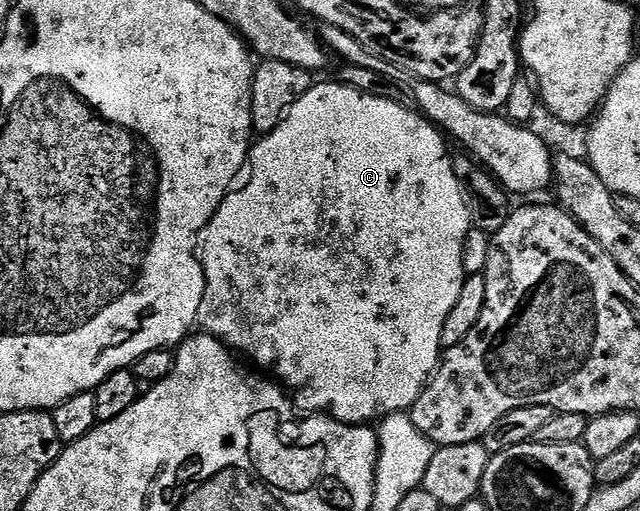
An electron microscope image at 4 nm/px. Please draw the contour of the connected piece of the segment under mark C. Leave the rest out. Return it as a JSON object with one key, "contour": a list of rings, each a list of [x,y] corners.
{"contour":[[[334,81],[334,83],[318,82],[307,93],[303,93],[303,97],[299,97],[299,101],[295,101],[293,108],[286,113],[285,119],[274,131],[264,132],[252,144],[247,164],[247,176],[249,175],[249,180],[245,184],[242,182],[240,186],[225,196],[225,200],[219,205],[215,217],[211,217],[211,221],[205,225],[199,236],[199,254],[201,264],[205,270],[205,288],[203,289],[203,301],[199,301],[197,327],[204,334],[214,335],[216,339],[220,339],[226,347],[240,353],[246,360],[249,358],[250,361],[248,360],[248,362],[250,364],[258,363],[262,367],[262,369],[260,368],[262,372],[272,373],[276,376],[287,388],[288,394],[291,396],[294,404],[300,410],[302,407],[302,412],[330,415],[330,417],[338,419],[341,423],[369,425],[374,421],[384,419],[387,415],[394,415],[400,411],[408,412],[412,408],[413,403],[419,397],[419,393],[423,393],[423,389],[428,385],[429,380],[433,378],[433,372],[439,366],[439,360],[443,354],[441,345],[443,321],[447,321],[447,313],[451,313],[455,301],[459,301],[459,289],[463,289],[467,278],[467,270],[465,271],[465,238],[468,237],[469,231],[471,232],[469,206],[465,200],[465,190],[459,185],[459,177],[455,177],[453,155],[451,154],[451,150],[449,151],[450,144],[447,142],[446,136],[438,128],[434,127],[424,115],[413,109],[408,111],[407,108],[408,106],[405,103],[396,103],[388,98],[384,99],[383,97],[369,95],[365,91],[356,91],[354,87],[347,87],[340,81]]]}

